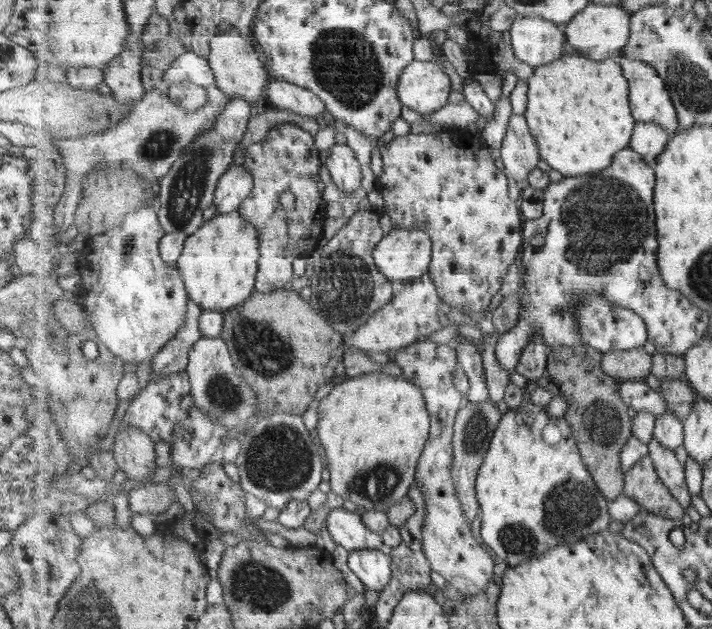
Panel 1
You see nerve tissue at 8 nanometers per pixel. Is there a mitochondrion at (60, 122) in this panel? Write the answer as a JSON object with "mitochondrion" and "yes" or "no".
{"mitochondrion":"no"}

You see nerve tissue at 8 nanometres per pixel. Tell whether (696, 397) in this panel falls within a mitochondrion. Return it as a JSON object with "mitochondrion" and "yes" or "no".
{"mitochondrion":"no"}

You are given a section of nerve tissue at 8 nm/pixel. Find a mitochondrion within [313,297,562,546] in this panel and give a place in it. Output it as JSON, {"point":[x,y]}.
{"point":[375,483]}

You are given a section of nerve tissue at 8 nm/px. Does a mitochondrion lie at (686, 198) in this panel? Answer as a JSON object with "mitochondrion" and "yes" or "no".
{"mitochondrion":"no"}

